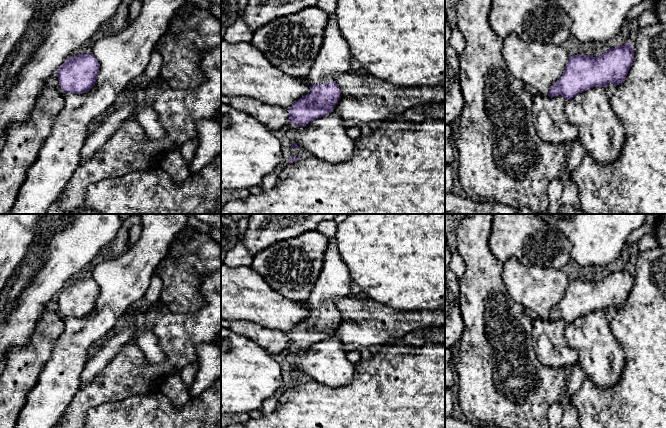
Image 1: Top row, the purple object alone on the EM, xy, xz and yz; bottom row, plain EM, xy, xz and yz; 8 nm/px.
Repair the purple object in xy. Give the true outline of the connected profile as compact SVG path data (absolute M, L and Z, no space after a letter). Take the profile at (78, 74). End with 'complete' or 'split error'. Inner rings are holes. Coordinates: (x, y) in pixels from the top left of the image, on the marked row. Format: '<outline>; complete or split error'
M77 54L58 69L58 81L63 93L86 93L96 83L100 64L91 54Z; complete

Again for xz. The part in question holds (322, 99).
M334 13L330 15L324 32L323 44L308 76L305 78L307 83L311 85L311 92L297 100L288 109L288 124L294 122L299 126L305 126L333 111L341 95L341 89L335 81L335 76L337 74L345 74L349 72L351 72L351 55L349 46L339 28L337 15Z; split error

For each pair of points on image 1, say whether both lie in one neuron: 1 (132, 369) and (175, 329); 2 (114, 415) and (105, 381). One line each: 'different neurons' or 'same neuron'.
1: same neuron
2: different neurons

